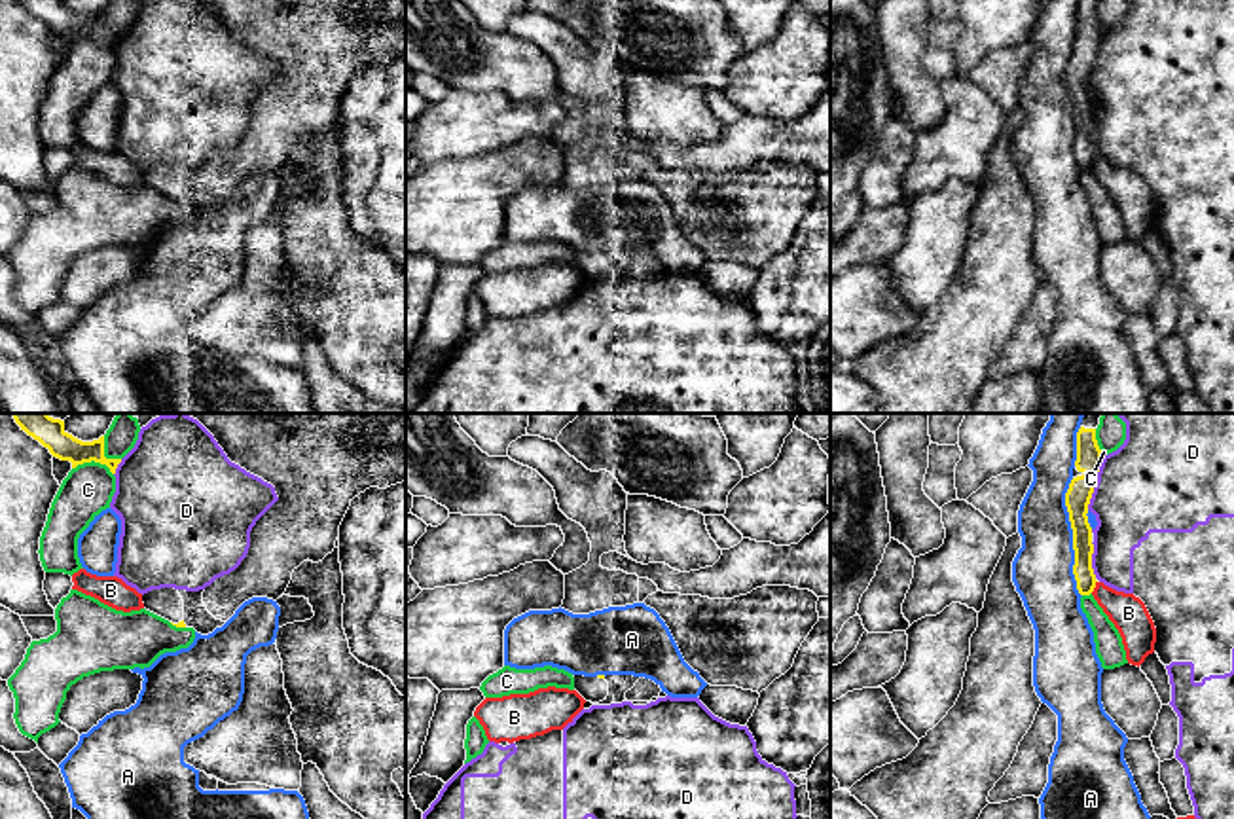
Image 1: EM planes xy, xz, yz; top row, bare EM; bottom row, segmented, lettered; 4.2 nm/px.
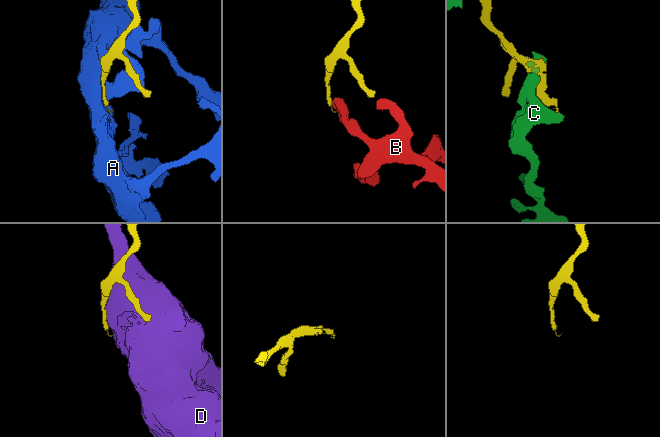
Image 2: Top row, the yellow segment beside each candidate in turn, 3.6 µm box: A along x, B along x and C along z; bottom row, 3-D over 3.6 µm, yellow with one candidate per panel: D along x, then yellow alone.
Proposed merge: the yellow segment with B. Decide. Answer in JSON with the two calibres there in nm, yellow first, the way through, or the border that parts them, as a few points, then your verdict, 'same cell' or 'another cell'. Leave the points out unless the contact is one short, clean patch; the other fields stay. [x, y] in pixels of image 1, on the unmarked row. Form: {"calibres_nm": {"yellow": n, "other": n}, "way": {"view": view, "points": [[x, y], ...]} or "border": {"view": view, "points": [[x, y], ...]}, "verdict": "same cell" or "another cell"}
{"calibres_nm": {"yellow": 90, "other": 160}, "verdict": "another cell"}

